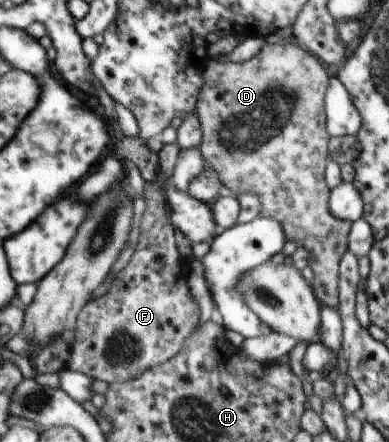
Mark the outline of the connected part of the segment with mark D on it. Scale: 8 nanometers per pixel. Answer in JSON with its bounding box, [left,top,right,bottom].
[194,40,352,309]

